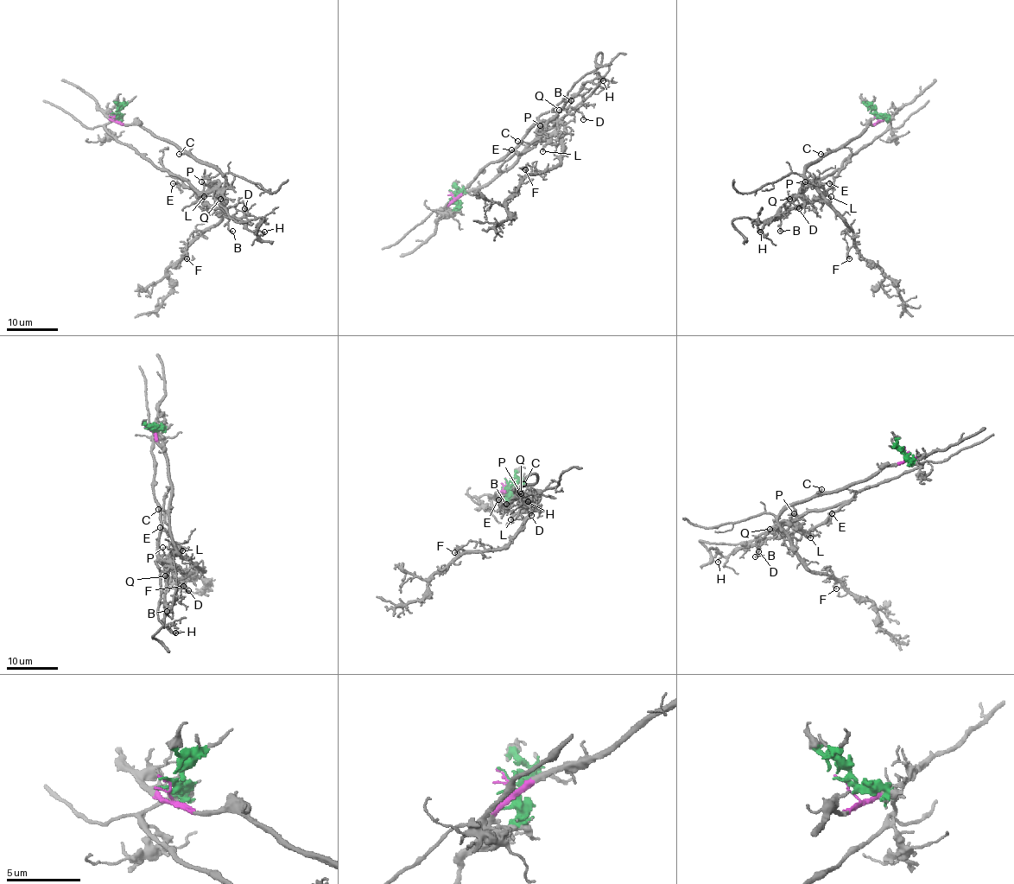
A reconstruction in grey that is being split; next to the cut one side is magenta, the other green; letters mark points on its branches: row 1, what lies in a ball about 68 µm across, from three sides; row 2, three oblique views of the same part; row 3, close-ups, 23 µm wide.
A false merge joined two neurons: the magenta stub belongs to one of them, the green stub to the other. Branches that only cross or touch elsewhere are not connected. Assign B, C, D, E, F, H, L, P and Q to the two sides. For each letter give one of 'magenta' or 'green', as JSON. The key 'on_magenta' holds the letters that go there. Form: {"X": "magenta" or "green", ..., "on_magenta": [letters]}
{"B": "green", "C": "magenta", "D": "green", "E": "green", "F": "magenta", "H": "green", "L": "green", "P": "green", "Q": "green", "on_magenta": ["C", "F"]}

